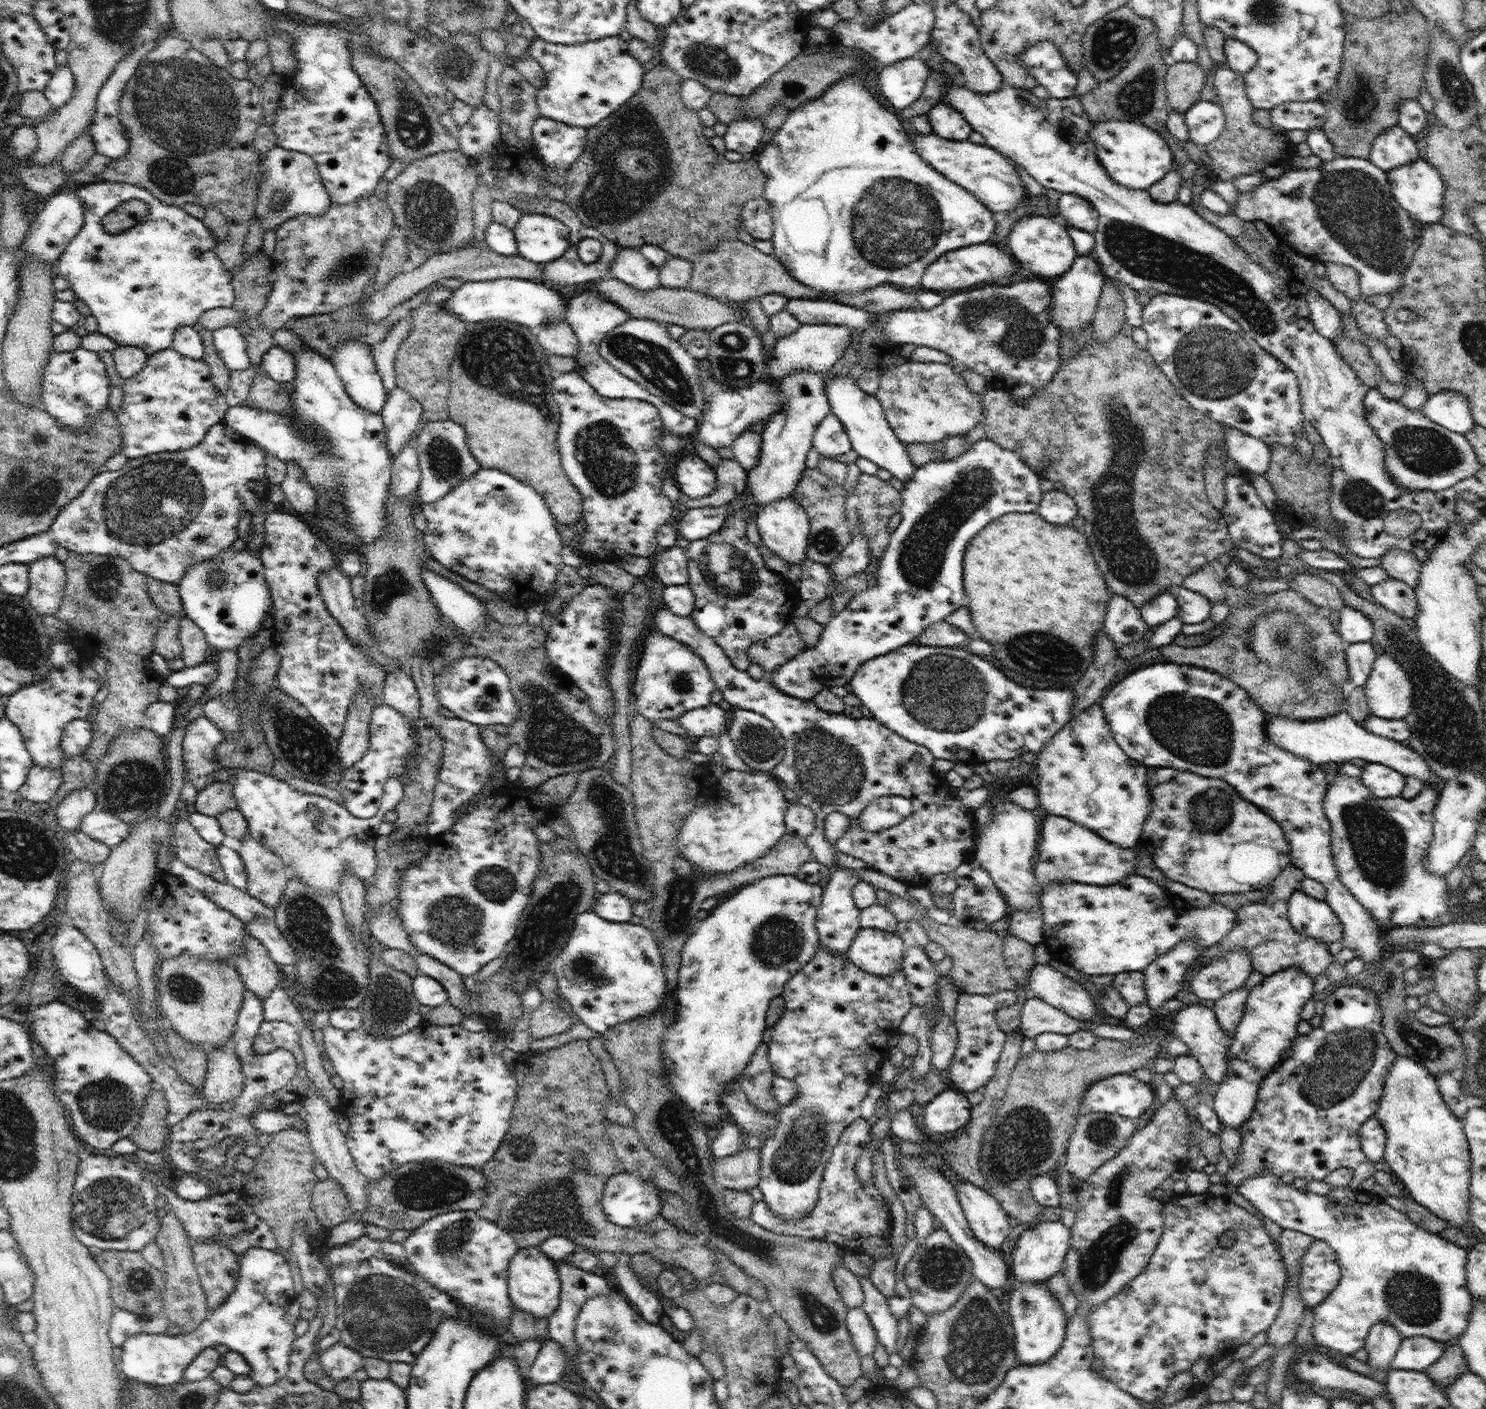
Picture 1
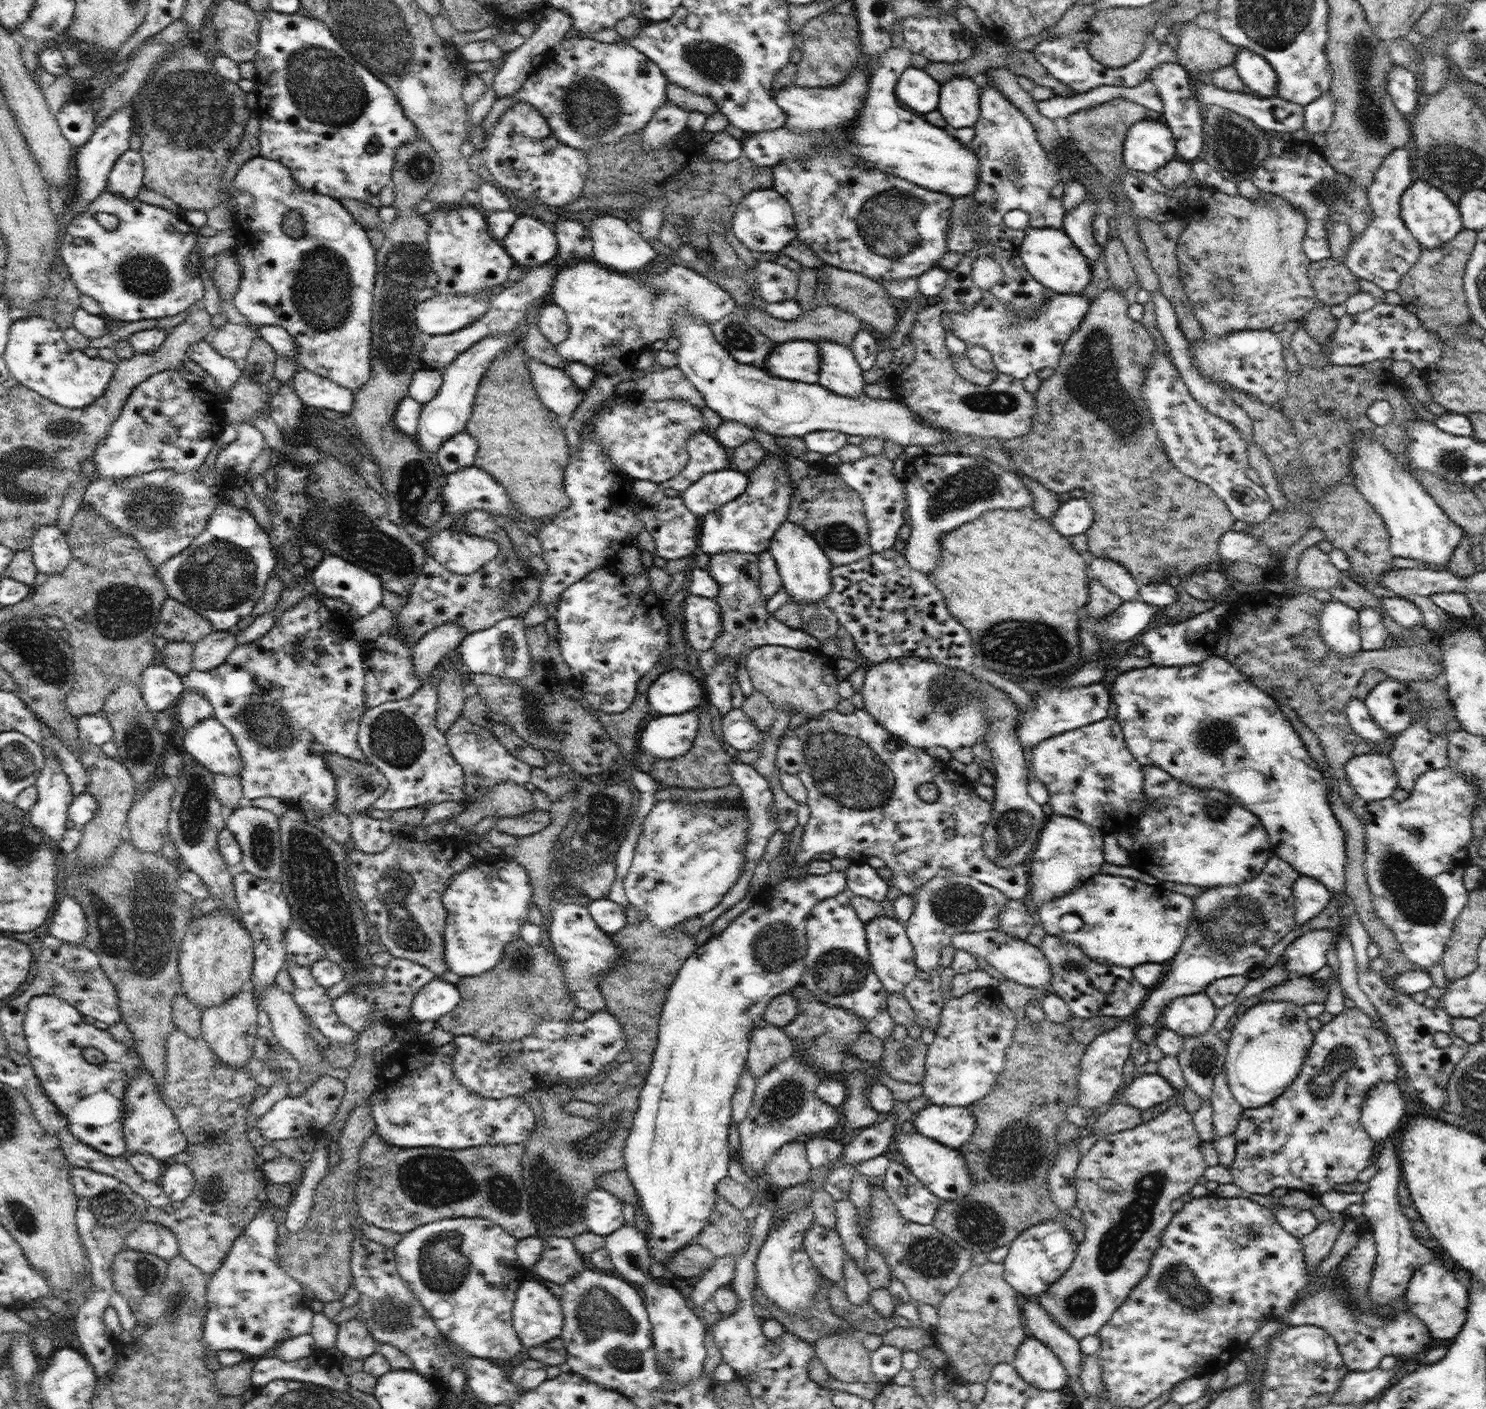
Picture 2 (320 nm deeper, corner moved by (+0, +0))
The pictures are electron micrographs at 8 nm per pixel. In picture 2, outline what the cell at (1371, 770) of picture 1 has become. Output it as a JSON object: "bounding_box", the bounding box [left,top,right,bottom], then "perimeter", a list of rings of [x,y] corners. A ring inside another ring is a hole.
{"bounding_box":[1344,754,1397,803],"perimeter":[[[1380,754],[1354,755],[1344,772],[1353,791],[1366,803],[1391,797],[1397,785],[1392,759]]]}

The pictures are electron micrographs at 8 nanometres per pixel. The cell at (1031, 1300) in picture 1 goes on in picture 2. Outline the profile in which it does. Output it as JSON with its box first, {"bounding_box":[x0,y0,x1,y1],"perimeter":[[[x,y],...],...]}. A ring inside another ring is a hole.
{"bounding_box":[1013,1335,1067,1390],"perimeter":[[[1029,1335],[1016,1351],[1013,1366],[1031,1386],[1044,1390],[1060,1390],[1067,1384],[1066,1369],[1060,1359],[1040,1340]]]}

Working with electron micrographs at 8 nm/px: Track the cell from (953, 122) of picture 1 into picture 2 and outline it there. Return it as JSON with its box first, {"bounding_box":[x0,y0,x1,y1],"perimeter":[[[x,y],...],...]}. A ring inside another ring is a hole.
{"bounding_box":[938,75,981,129],"perimeter":[[[958,75],[940,89],[938,110],[954,129],[966,129],[980,116],[981,88],[977,79]]]}

